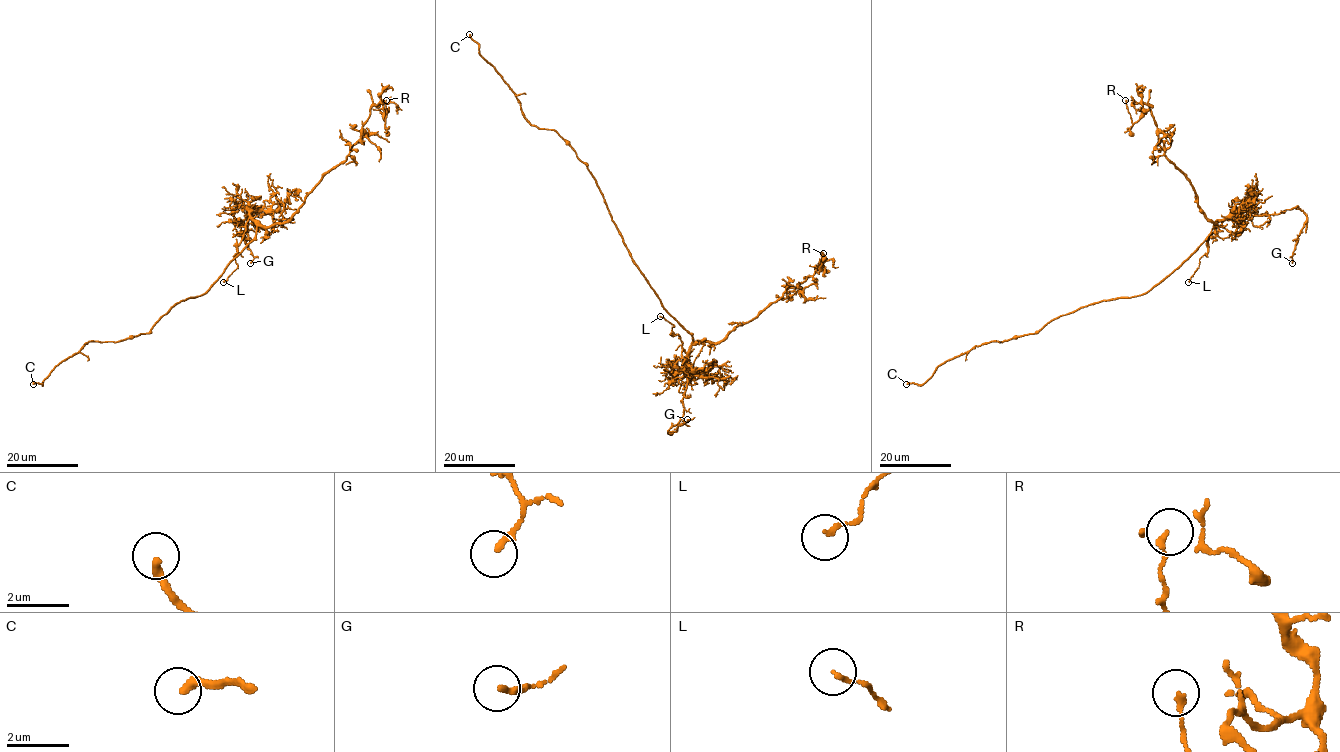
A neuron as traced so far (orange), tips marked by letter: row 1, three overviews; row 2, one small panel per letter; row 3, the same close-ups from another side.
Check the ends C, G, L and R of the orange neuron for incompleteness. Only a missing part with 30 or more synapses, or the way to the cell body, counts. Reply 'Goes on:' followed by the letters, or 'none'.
Goes on: C

